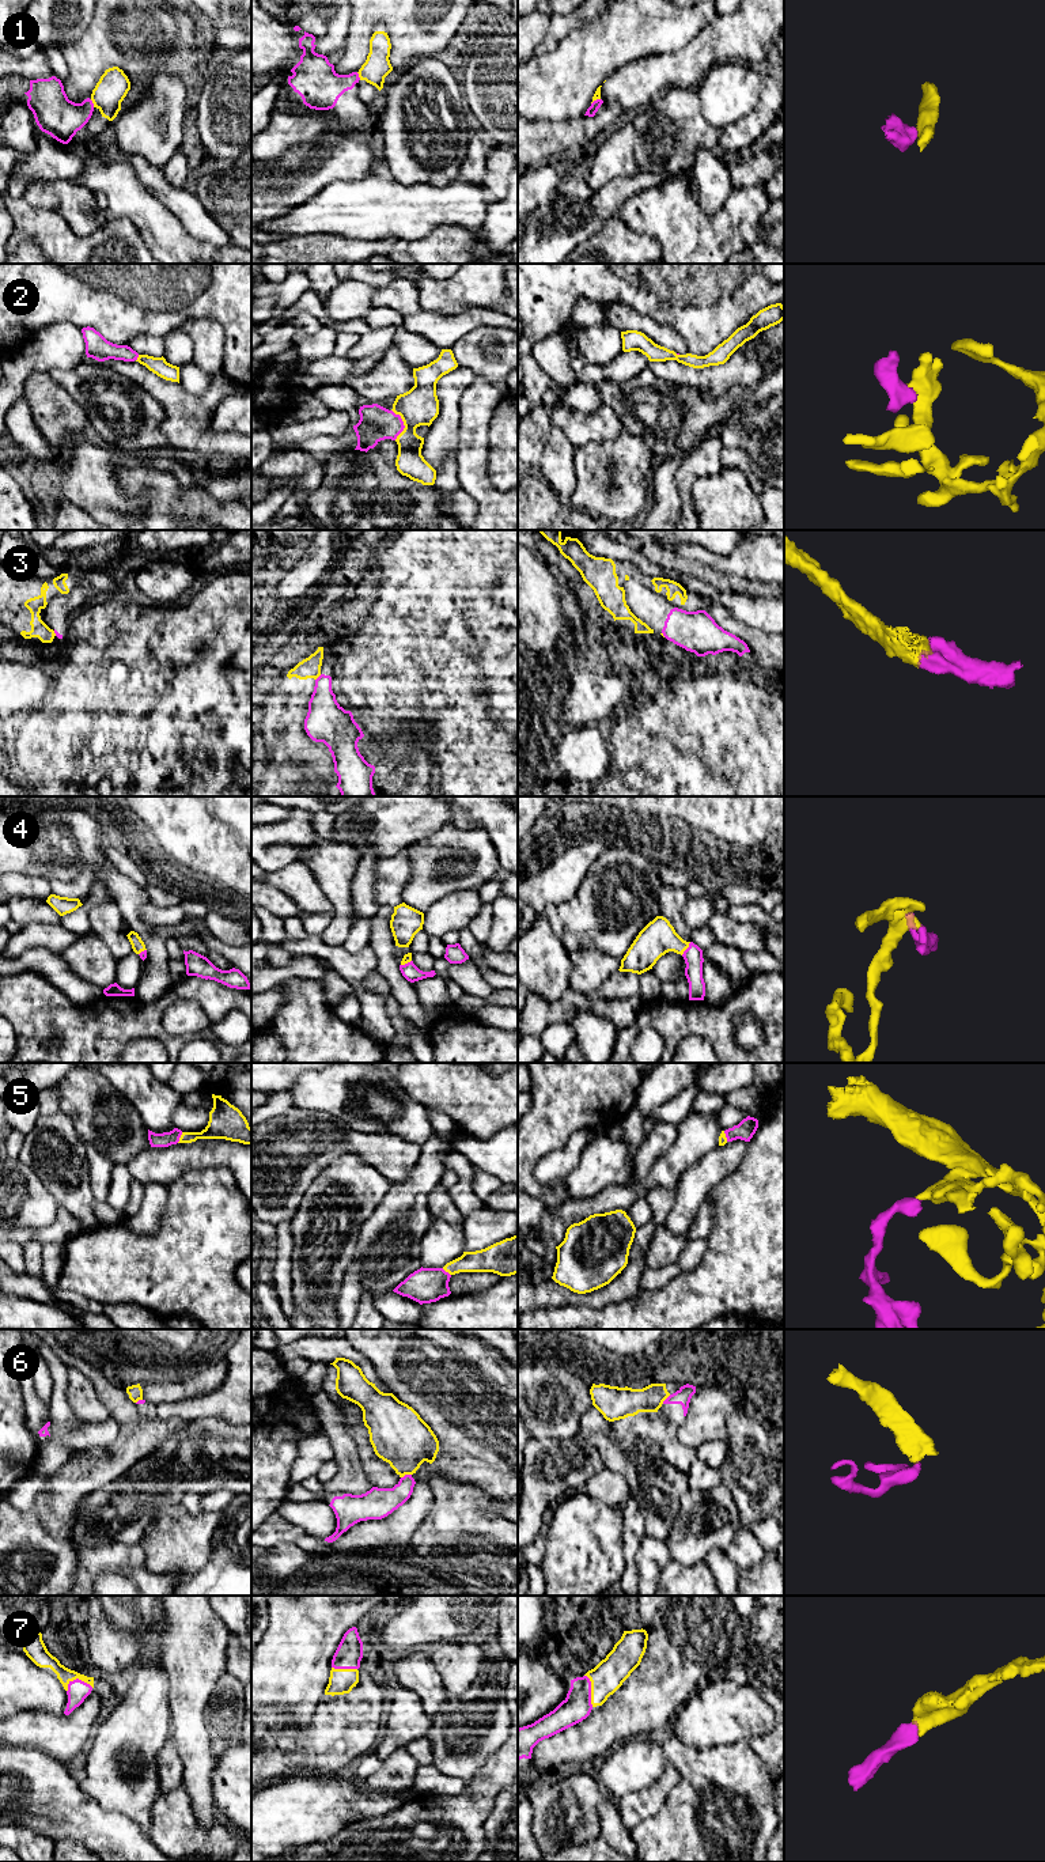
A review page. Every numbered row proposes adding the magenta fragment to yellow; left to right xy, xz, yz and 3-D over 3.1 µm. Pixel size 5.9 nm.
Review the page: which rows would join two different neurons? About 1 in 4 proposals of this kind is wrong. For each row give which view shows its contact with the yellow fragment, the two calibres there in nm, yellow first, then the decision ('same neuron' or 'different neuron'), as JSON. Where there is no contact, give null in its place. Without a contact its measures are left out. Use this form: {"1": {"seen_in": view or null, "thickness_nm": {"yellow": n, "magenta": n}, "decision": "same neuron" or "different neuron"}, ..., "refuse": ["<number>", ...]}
{"1": {"seen_in": "xy", "thickness_nm": {"yellow": 190, "magenta": 240}, "decision": "different neuron"}, "2": {"seen_in": "xz", "thickness_nm": {"yellow": 220, "magenta": 200}, "decision": "same neuron"}, "3": {"seen_in": "xz", "thickness_nm": {"yellow": 130, "magenta": 220}, "decision": "different neuron"}, "4": {"seen_in": "yz", "thickness_nm": {"yellow": 200, "magenta": 110}, "decision": "same neuron"}, "5": {"seen_in": "xy", "thickness_nm": {"yellow": 140, "magenta": 90}, "decision": "same neuron"}, "6": {"seen_in": "xz", "thickness_nm": {"yellow": 340, "magenta": 190}, "decision": "different neuron"}, "7": {"seen_in": "xy", "thickness_nm": {"yellow": 110, "magenta": 120}, "decision": "same neuron"}, "refuse": ["1", "3", "6"]}

